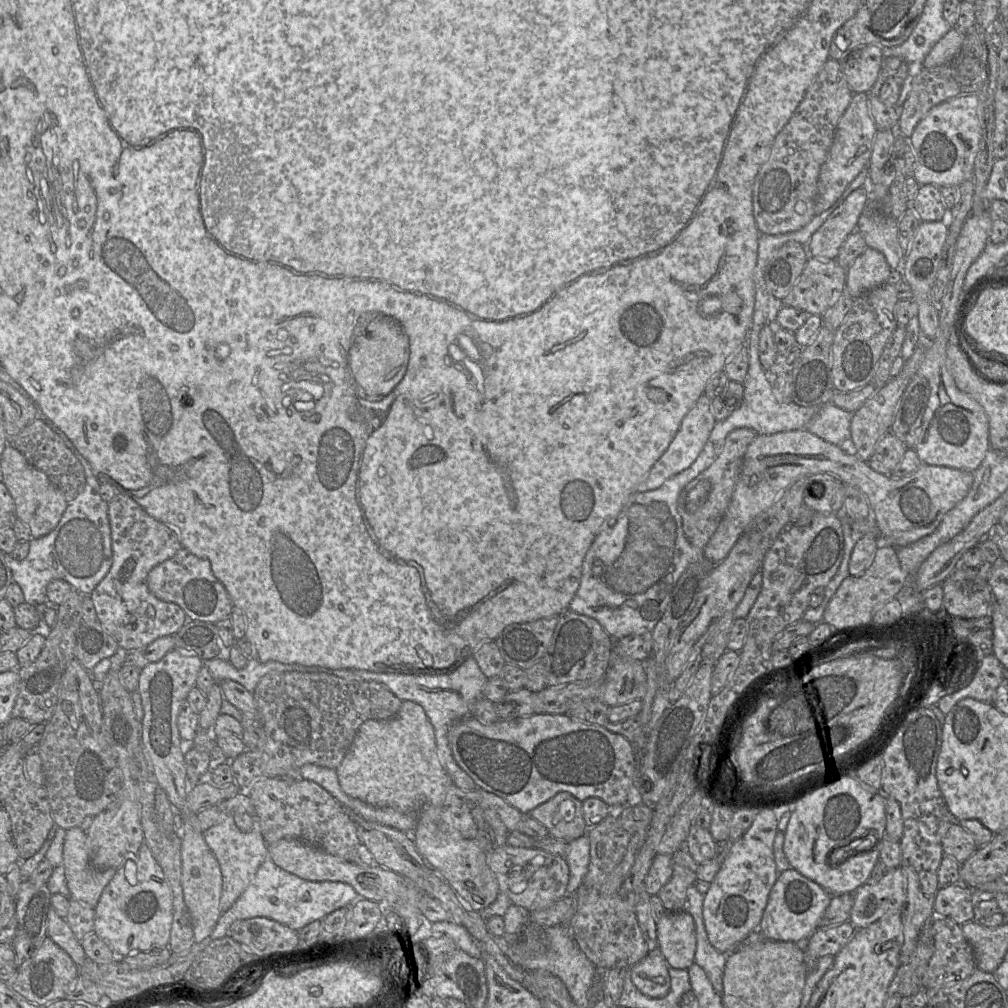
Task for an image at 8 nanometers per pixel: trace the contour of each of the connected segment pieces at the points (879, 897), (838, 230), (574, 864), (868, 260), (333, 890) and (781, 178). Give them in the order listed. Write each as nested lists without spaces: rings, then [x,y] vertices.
[[[901,867],[890,869],[875,884],[864,884],[855,891],[850,922],[855,928],[901,910],[907,897],[907,877]]]
[[[868,186],[859,187],[832,211],[806,245],[810,256],[822,260],[837,260],[839,249],[856,230],[858,219],[868,205]]]
[[[586,835],[568,843],[563,856],[569,866],[570,876],[567,894],[575,895],[588,871],[590,862],[590,842]]]
[[[867,247],[846,270],[845,292],[858,297],[886,283],[891,271],[884,255]]]
[[[268,857],[259,866],[253,880],[236,902],[220,915],[210,939],[228,935],[229,928],[235,921],[253,917],[270,918],[299,931],[310,922],[355,903],[359,898],[353,887],[347,883],[305,880],[283,870]]]
[[[829,58],[788,123],[776,136],[770,155],[755,178],[753,215],[761,234],[798,231],[815,216],[820,169],[827,159],[838,122],[853,95],[844,77],[841,61]]]

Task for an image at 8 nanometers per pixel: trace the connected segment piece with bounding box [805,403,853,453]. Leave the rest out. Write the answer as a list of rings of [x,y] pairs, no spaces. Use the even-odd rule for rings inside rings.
[[[832,403],[821,406],[818,414],[807,424],[805,430],[819,438],[853,453],[850,436],[852,413]]]

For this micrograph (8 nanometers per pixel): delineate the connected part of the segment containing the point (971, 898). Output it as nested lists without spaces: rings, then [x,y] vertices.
[[[962,883],[940,887],[934,902],[934,913],[964,925],[976,921],[975,905],[979,894]]]

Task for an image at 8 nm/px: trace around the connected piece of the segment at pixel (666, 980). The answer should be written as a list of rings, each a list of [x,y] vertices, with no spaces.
[[[657,949],[628,969],[629,977],[635,987],[643,994],[653,998],[664,998],[670,992],[671,978],[669,965]]]

